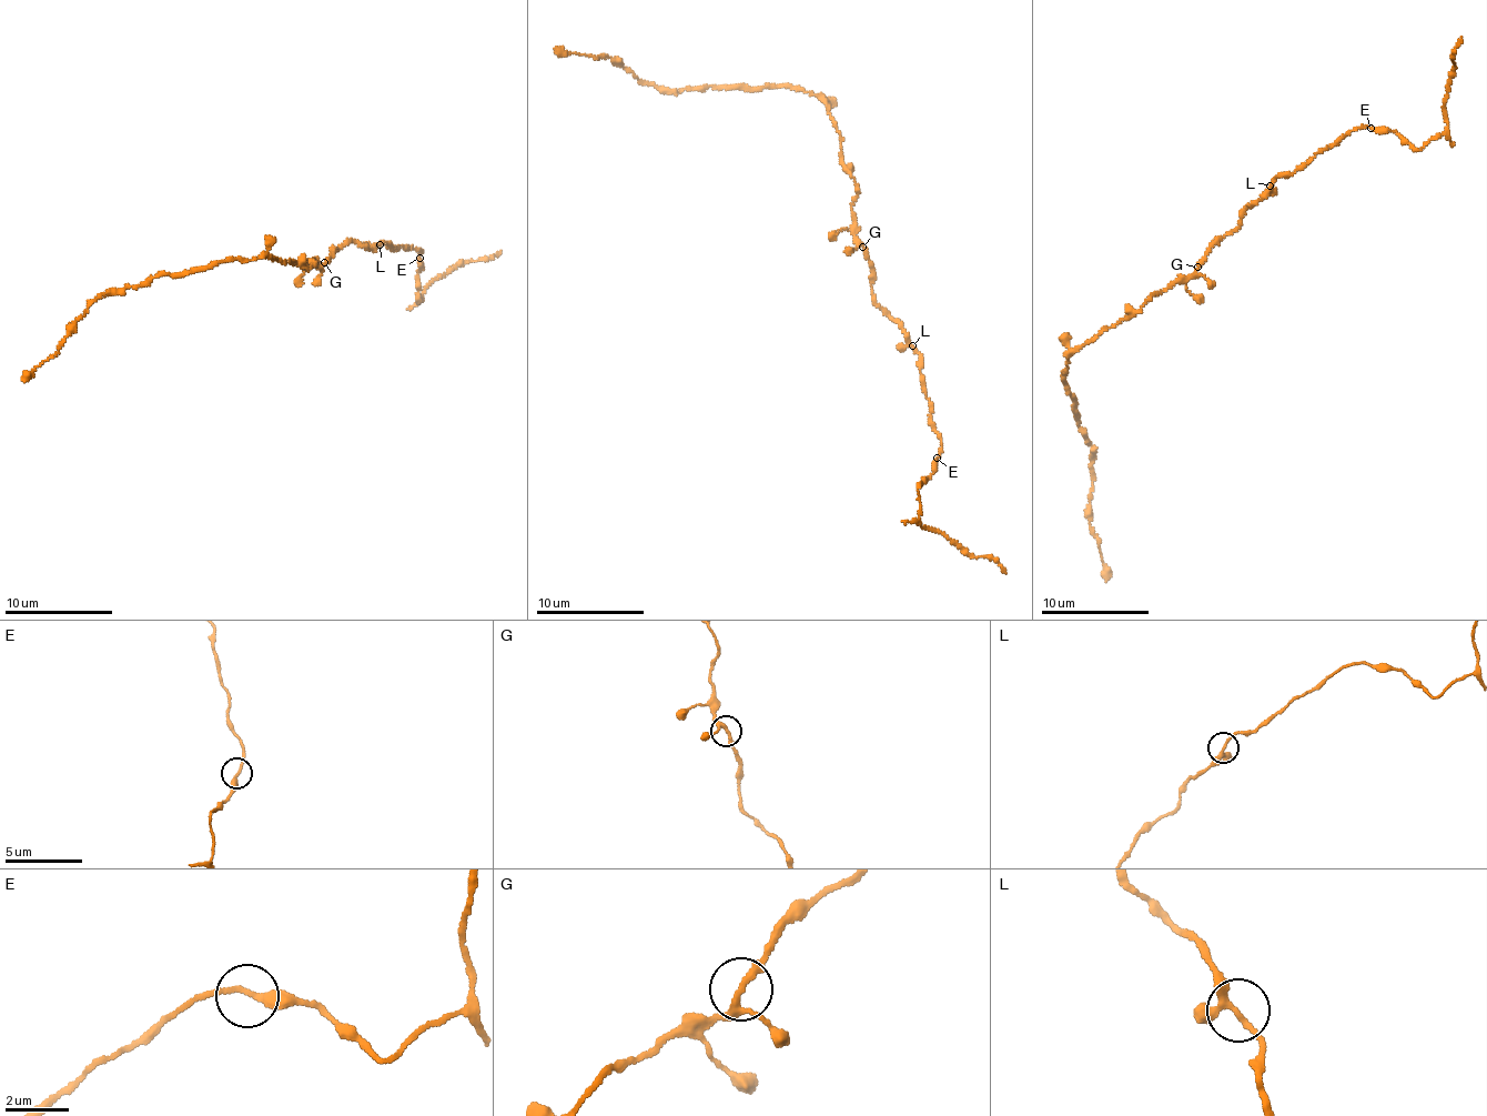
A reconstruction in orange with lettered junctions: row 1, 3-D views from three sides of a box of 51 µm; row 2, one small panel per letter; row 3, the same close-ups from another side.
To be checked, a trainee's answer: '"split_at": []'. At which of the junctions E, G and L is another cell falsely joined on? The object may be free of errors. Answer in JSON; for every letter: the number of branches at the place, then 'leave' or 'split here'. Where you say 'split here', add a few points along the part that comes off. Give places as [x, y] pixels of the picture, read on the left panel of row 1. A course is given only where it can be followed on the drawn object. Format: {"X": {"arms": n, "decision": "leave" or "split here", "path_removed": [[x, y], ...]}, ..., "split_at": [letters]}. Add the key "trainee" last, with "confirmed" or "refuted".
{"E": {"arms": 2, "decision": "leave"}, "G": {"arms": 3, "decision": "leave"}, "L": {"arms": 3, "decision": "leave"}, "split_at": [], "trainee": "confirmed"}

